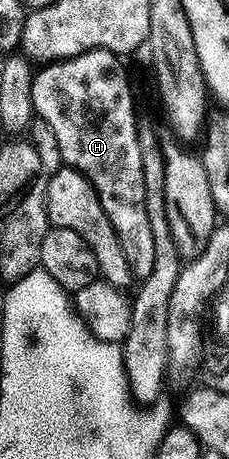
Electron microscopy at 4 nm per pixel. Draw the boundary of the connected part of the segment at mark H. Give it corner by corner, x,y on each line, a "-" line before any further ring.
88,50
73,58
41,65
32,79
32,108
54,128
64,165
82,171
96,189
122,244
132,277
139,280
150,276
153,268
154,236
146,212
136,106
132,103
128,74
120,62
123,61
109,50

